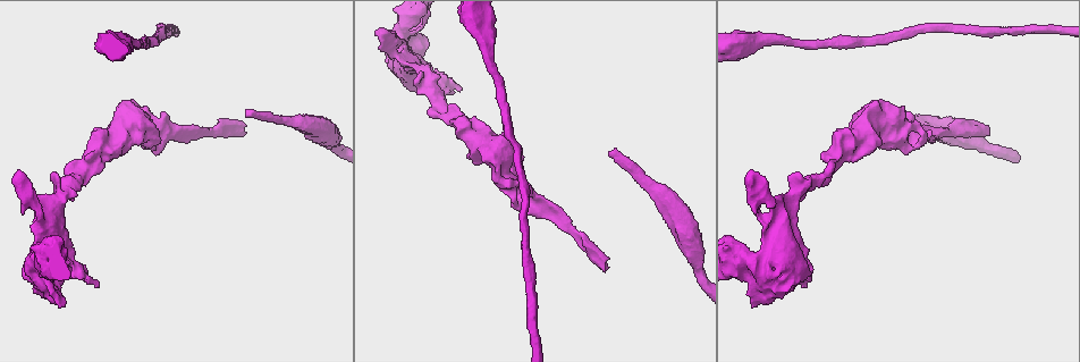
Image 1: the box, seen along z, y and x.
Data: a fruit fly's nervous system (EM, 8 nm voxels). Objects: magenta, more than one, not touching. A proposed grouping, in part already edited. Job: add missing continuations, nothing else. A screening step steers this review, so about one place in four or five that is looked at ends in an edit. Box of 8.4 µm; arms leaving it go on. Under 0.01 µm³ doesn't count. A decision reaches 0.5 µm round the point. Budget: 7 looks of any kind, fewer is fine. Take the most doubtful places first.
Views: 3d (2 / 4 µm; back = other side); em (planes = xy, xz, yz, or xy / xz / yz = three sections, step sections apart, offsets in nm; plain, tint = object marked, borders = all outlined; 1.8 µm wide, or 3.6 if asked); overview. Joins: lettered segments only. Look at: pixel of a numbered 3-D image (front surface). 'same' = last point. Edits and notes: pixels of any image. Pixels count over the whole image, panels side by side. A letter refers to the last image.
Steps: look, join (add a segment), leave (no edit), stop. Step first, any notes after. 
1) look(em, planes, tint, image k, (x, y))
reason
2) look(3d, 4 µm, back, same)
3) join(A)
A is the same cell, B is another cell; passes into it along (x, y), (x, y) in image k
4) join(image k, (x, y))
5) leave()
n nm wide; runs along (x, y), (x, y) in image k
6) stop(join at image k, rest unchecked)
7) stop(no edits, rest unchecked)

look(em, planes, borders, image 1, (245, 114))
branch stops here

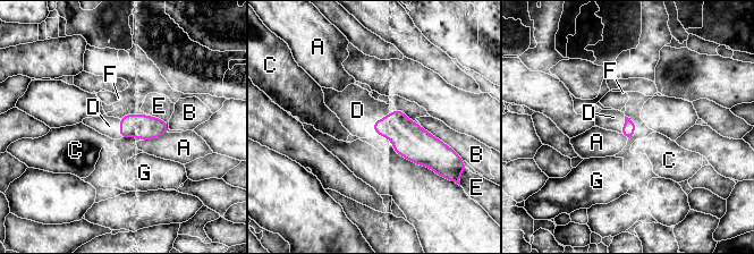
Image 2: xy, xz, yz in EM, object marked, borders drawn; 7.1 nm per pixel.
join(D)
B touches over 260 nm; D is the same cell, A, B, C, E, F and G are other cells; it goes on there

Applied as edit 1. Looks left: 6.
look(3d, 4 µm, image 1, (412, 28))
small branch off a trunk

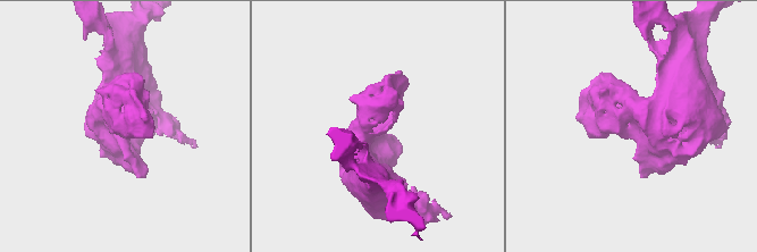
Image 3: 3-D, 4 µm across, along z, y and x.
look(em, 3.6 µm, planes, tint, image 3, (122, 128))
3 arms; shape alone is not enough

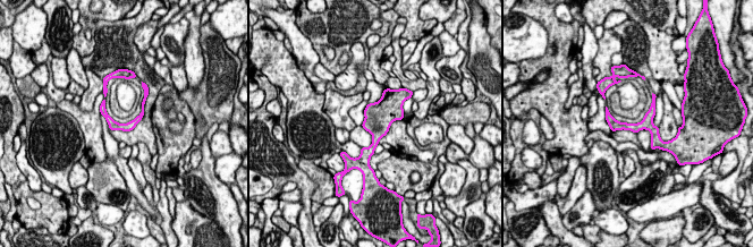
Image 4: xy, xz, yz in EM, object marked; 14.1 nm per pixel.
look(em, 3.6 µm, planes, borders, same)
what lies round it

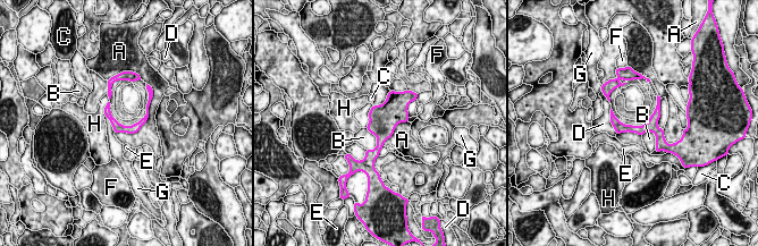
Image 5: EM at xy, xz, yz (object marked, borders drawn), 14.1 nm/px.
leave()
A, B, C, D, E, F, G and H are other cells; border along (152, 96), (136, 132), (115, 133) in image 5; no lettered segment goes on from it

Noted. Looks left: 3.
look(3d, 2 µm, image 1, (519, 208))
branch stops here

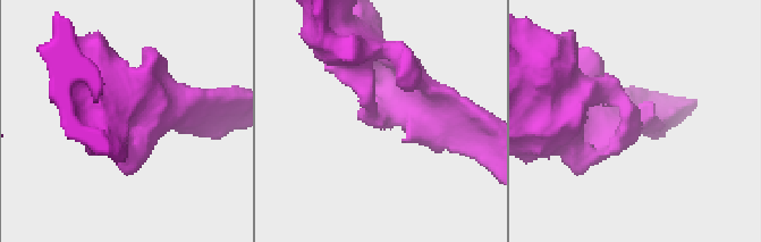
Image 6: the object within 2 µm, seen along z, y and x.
look(em, planes, borders, image 6, (640, 112))

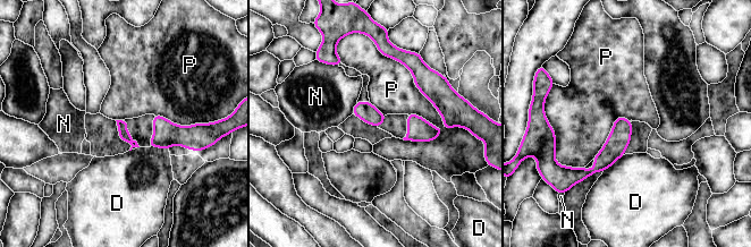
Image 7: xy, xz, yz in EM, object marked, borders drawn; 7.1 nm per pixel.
leave()
P touches over 800 nm; D, N and P are other cells; none of them fits

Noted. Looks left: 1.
stop(join at image 2, rest unchecked)

